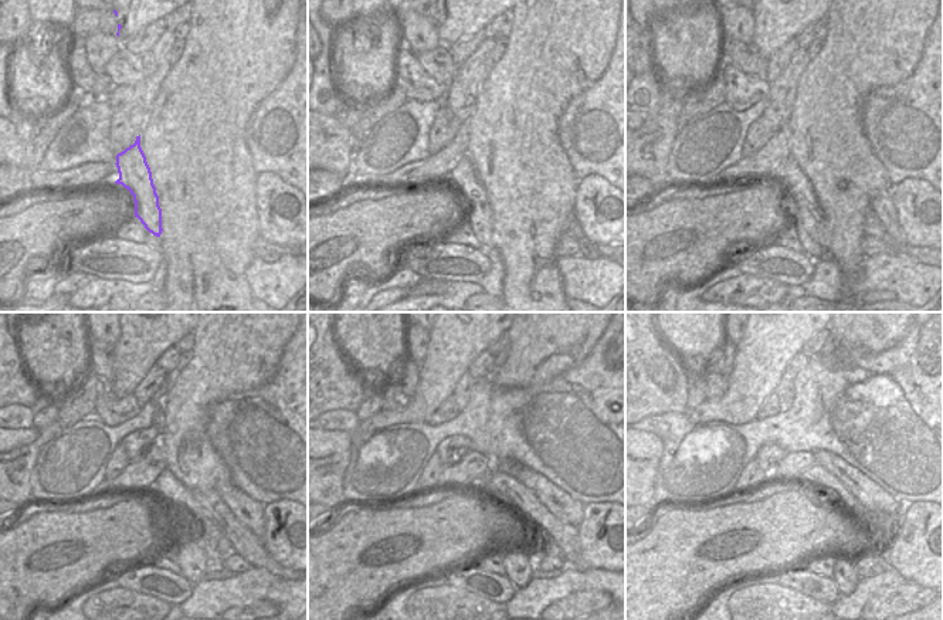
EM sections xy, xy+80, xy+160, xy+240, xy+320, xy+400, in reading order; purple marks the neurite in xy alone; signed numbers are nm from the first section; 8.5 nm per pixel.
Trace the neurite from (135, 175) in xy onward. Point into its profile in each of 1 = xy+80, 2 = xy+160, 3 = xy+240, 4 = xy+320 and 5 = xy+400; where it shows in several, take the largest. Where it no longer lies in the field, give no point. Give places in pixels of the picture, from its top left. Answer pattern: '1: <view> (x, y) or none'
1: xy+80 (464, 176)
2: xy+160 (811, 229)
3: xy+240 (192, 558)
4: xy+320 (518, 565)
5: xy+400 (845, 576)

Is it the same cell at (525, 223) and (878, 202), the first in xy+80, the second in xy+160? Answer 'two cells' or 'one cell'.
two cells

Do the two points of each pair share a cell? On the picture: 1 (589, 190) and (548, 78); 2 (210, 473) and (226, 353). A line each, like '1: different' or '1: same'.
1: different
2: same

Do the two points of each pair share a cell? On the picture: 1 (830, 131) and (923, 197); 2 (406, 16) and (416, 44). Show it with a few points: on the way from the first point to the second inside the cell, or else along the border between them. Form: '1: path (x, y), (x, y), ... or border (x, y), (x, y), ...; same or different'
1: border (892, 186), (889, 192); different
2: path (413, 23), (416, 37); same

